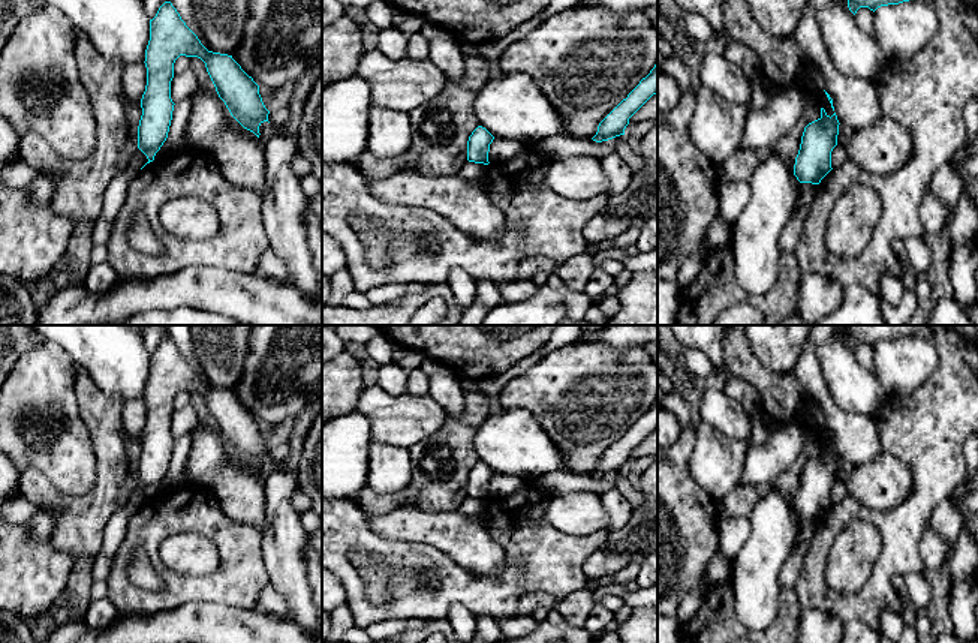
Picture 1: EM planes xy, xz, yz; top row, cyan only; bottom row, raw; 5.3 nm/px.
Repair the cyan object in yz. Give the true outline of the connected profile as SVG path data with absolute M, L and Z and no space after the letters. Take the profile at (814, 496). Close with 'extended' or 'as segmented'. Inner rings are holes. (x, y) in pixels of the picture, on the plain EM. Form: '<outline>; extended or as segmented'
M821 444L821 453L804 463L794 501L800 519L819 520L833 505L831 487L837 481L839 460L836 448L830 453Z; as segmented

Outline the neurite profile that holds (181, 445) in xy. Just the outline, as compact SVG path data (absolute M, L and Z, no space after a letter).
M189 433L174 441L172 456L168 468L168 474L163 481L175 481L178 475L183 472L187 456L190 451L190 438Z

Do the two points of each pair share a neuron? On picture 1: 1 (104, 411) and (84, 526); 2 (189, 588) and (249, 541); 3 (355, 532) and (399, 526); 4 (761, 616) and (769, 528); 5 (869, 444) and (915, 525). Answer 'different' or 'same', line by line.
1: same
2: same
3: different
4: same
5: different

